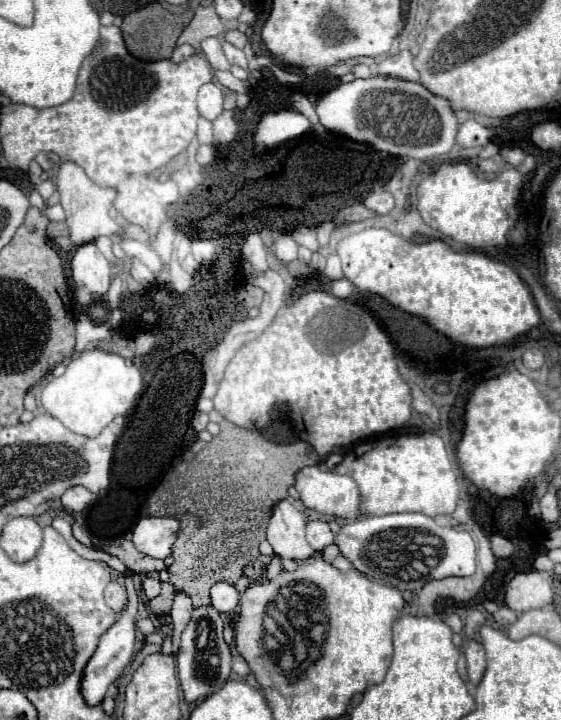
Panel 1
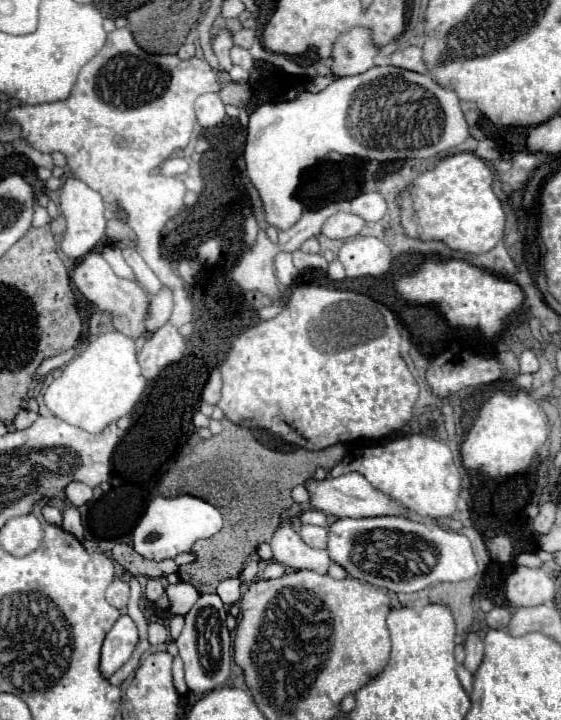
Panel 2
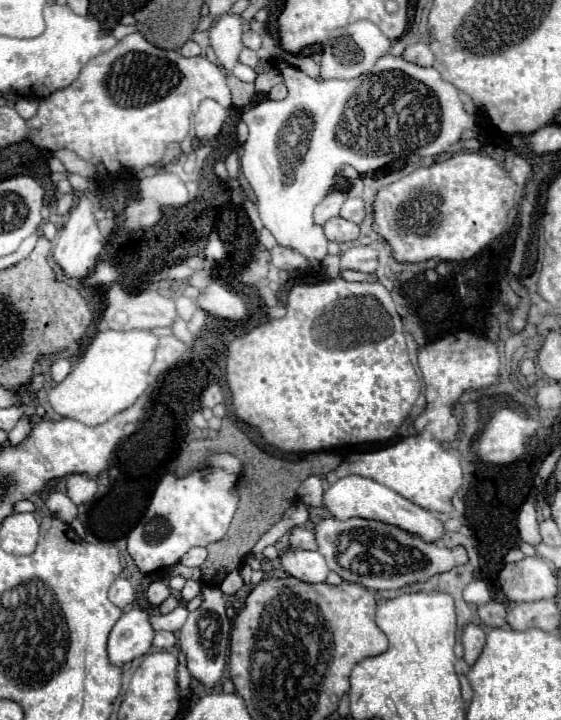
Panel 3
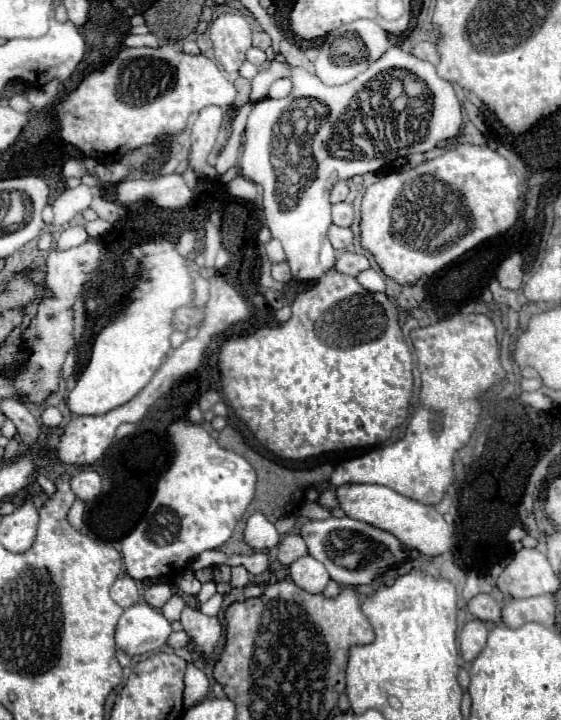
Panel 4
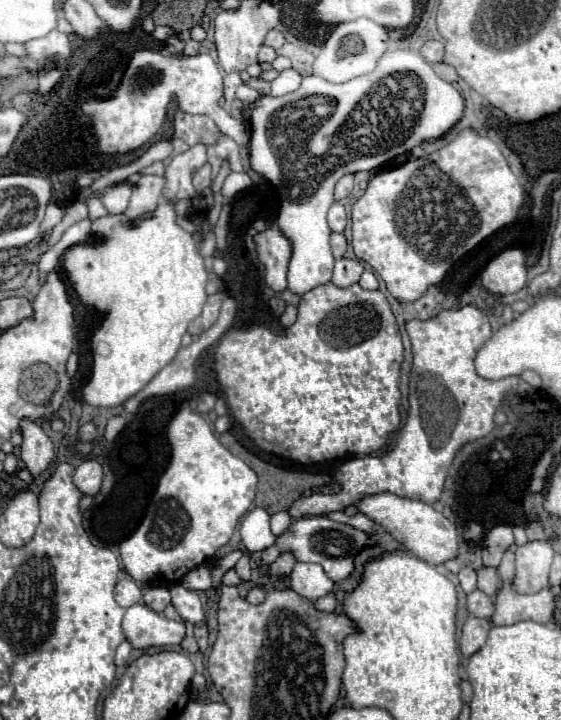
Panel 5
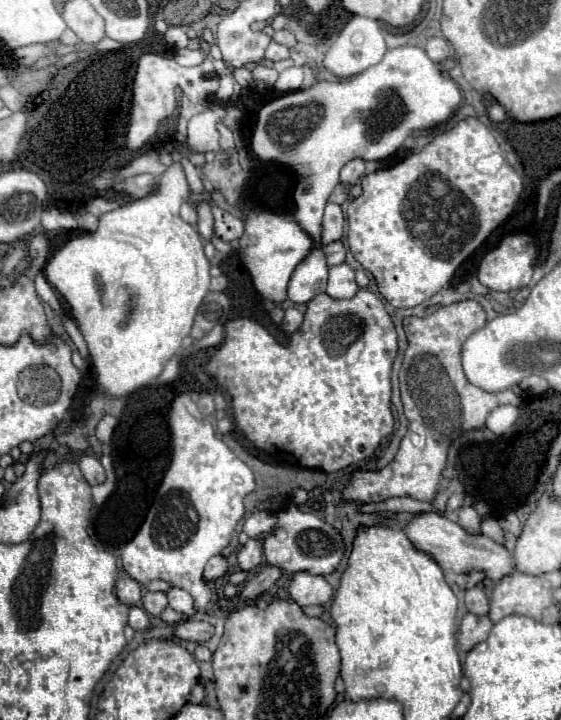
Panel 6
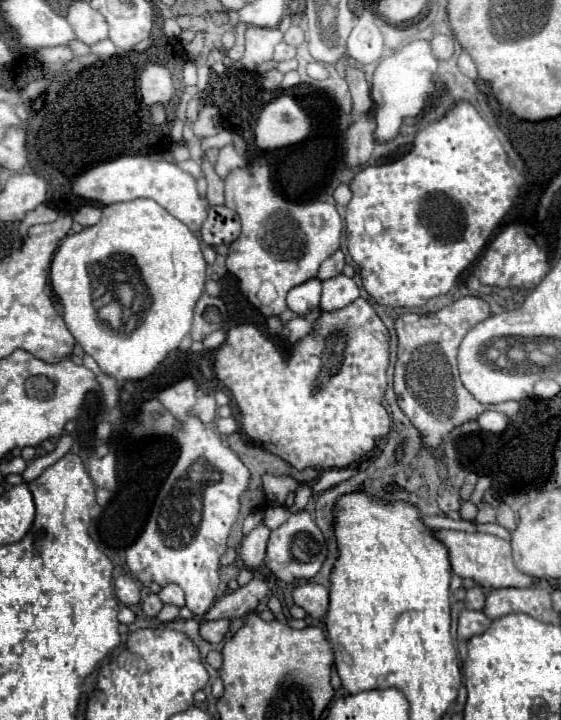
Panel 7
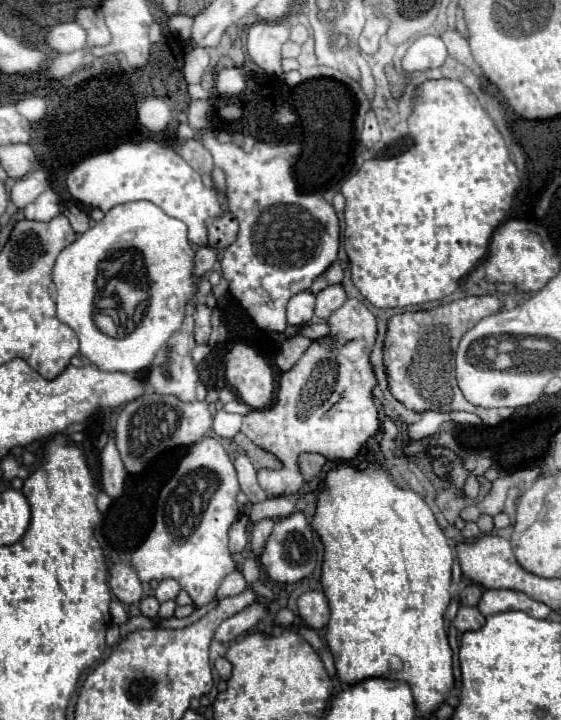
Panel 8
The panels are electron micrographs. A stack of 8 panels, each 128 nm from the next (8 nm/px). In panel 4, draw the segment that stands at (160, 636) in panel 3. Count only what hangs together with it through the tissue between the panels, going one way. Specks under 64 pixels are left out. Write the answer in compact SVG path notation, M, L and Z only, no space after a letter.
M184 630L172 632L170 638L168 638L168 644L170 644L172 648L186 648L186 646L190 646L190 642L192 642L192 638L190 638Z

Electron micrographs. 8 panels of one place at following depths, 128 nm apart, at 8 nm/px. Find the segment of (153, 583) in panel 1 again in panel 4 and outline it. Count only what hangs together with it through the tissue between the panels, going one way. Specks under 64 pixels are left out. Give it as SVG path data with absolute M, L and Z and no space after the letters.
M152 584L146 592L144 592L144 598L150 606L154 608L162 608L170 598L172 598L172 590L168 584Z

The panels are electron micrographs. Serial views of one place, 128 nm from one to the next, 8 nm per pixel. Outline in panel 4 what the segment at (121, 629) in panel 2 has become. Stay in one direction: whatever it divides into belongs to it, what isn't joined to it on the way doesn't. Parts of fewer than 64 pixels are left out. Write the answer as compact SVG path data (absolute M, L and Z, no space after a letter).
M136 604L124 610L116 626L116 648L130 656L158 650L172 634L170 622L160 610L148 604Z

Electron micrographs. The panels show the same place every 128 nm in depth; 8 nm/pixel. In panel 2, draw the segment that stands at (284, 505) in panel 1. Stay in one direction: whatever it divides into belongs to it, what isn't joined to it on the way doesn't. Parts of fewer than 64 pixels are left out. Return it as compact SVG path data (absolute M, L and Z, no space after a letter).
M284 522L278 526L270 546L274 552L274 560L292 570L312 570L318 574L328 572L328 566L330 566L328 552L306 546L300 540L300 536L292 530L290 522Z

